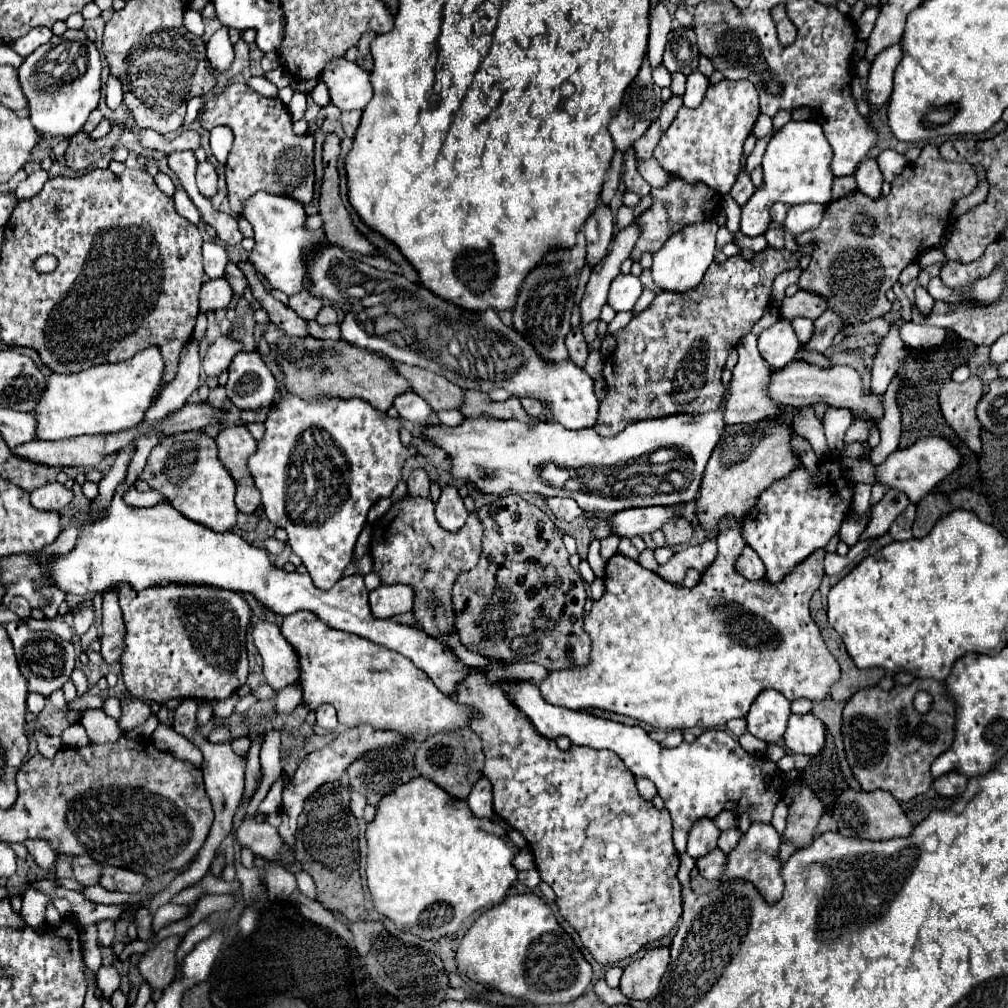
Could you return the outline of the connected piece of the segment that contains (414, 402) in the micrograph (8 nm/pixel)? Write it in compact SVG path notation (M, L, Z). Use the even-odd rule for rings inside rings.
M406 392L406 394L400 394L396 400L394 400L394 408L398 410L400 418L416 424L416 426L428 426L428 420L430 420L430 404L420 398L418 394L414 392Z

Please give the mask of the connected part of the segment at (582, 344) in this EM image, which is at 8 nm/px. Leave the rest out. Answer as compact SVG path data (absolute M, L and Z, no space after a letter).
M572 328L572 330L570 330L570 334L566 336L566 348L568 348L570 360L572 360L576 366L584 366L586 356L588 356L588 344L586 344L584 334L582 334L580 328Z

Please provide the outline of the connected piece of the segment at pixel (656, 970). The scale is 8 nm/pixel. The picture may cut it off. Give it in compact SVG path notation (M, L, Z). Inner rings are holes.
M658 946L650 948L642 958L634 960L624 968L620 990L628 998L636 1000L652 1000L658 994L658 986L662 980L662 974L666 972L670 964L670 948Z

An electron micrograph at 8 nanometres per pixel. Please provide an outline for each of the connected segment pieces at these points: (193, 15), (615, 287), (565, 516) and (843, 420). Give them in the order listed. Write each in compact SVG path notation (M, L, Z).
M186 8L186 14L184 14L184 26L186 26L186 30L190 30L192 34L202 36L204 24L202 24L200 12L196 12L196 10L192 10L192 8Z
M618 274L610 286L608 294L608 306L612 306L616 312L632 310L638 296L642 294L642 284L632 274Z
M544 500L544 504L548 504L548 508L552 510L552 514L560 520L574 520L578 516L582 516L582 510L578 508L578 504L574 500Z
M828 408L824 416L824 432L832 456L838 456L844 448L844 432L854 422L850 410L846 408Z

